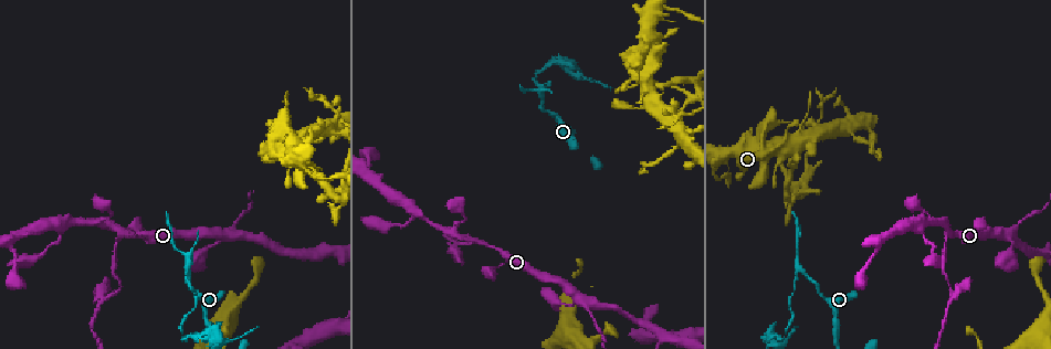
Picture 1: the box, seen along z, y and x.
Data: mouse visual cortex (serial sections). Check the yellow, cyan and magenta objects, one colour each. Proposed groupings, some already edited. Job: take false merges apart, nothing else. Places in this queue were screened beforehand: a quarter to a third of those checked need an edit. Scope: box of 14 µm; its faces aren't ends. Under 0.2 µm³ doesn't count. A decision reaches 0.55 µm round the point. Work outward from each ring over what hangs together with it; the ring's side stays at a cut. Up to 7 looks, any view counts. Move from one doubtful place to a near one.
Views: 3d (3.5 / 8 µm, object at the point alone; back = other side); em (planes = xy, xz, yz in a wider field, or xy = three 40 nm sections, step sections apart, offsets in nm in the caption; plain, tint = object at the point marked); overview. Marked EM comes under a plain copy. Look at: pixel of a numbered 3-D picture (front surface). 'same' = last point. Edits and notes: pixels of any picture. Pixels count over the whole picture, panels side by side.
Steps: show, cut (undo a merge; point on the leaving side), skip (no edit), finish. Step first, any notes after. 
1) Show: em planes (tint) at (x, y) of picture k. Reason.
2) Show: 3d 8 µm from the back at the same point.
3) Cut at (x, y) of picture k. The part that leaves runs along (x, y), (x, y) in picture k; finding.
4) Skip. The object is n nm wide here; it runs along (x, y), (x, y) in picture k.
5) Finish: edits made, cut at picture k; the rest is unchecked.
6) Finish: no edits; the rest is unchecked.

Show: 3d 3.5 µm from the back at (801, 270) of picture 1. Abrupt turn.

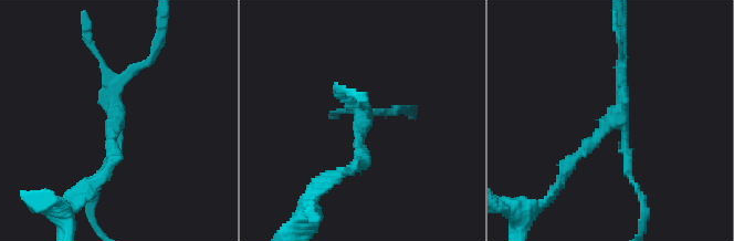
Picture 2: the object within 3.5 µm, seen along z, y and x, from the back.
Show: em xy step 1 (tint) at (361, 116) of picture 2.

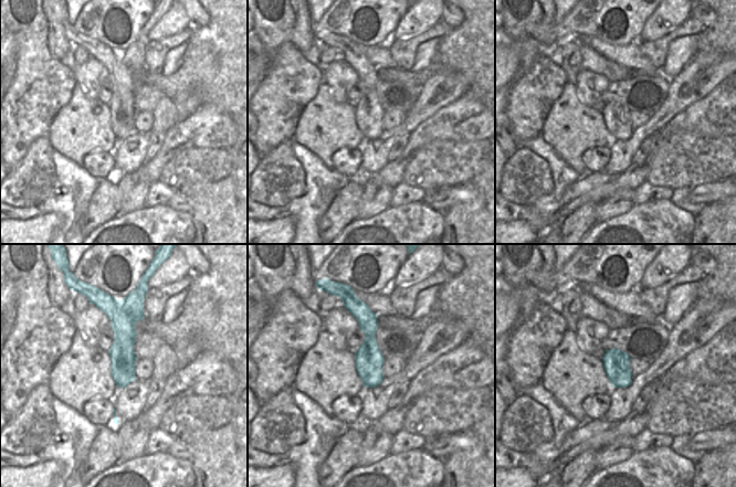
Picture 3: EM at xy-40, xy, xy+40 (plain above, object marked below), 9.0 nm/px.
Cut at (91, 44) of picture 2. The part that leaves runs along (621, 127), (627, 175), (645, 209), (641, 222) in picture 2; two cells meet here.

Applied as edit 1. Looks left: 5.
Show: overview.

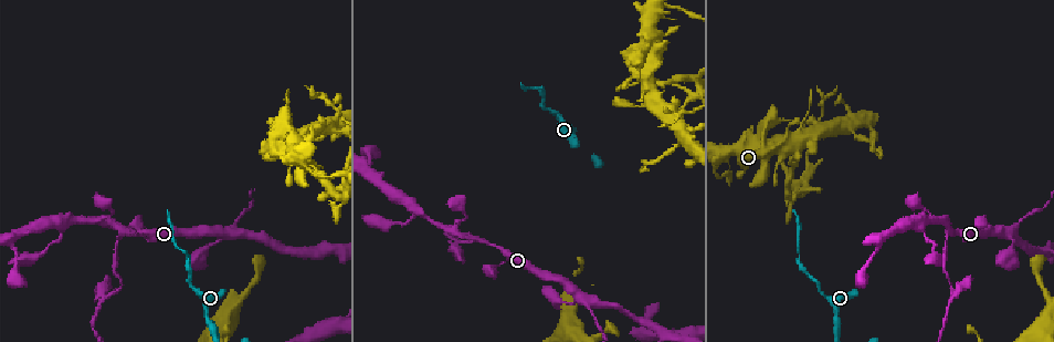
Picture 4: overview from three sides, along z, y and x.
Show: 3d 3.5 µm at (794, 149) of picture 4. Sharp bend.

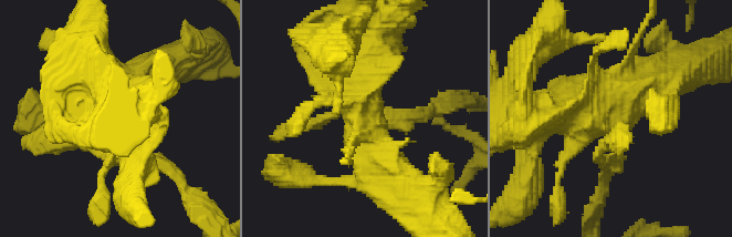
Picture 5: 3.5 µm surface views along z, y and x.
Show: em xy step 2 (tint) at (612, 125) of picture 5. Now the EM.

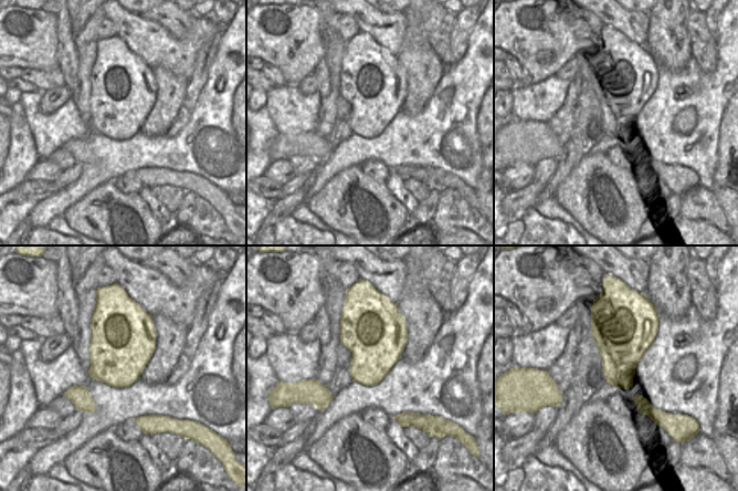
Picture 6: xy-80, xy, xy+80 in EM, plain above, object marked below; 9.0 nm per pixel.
Cut at (599, 199) of picture 5. The part that leaves runs along (614, 158), (605, 166), (594, 227) in picture 5; two cells meet here.

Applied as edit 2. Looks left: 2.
Finish: edits made, cut at picture 2, cut at picture 5; the rest is unchecked.

